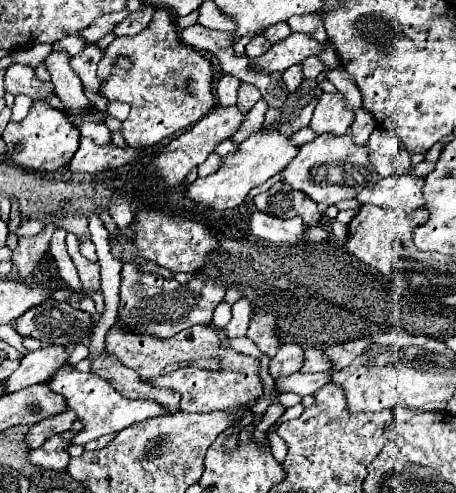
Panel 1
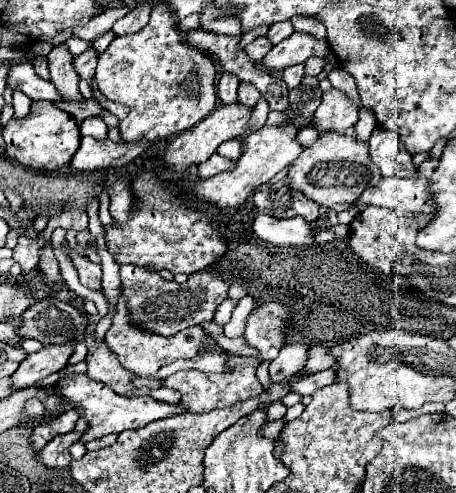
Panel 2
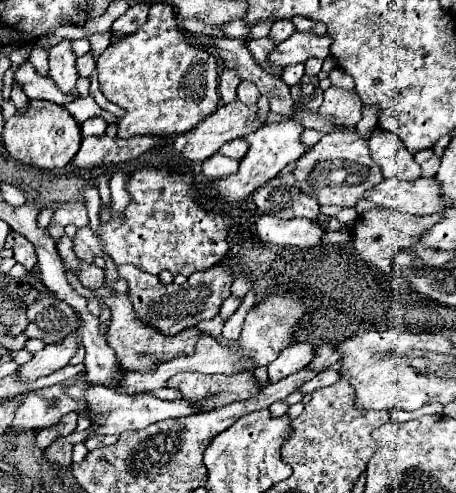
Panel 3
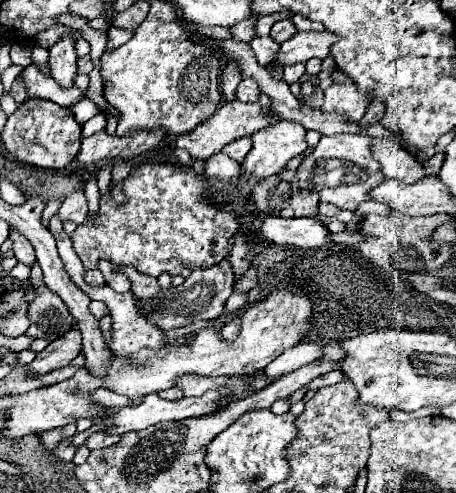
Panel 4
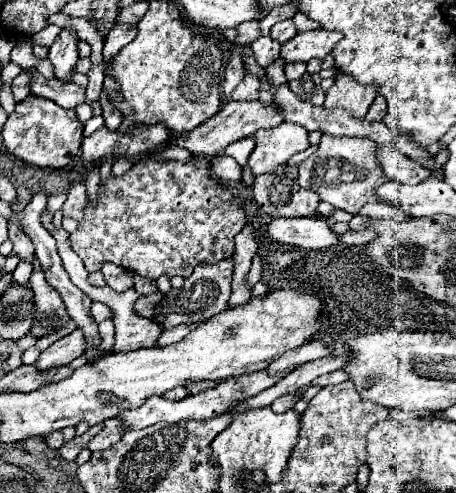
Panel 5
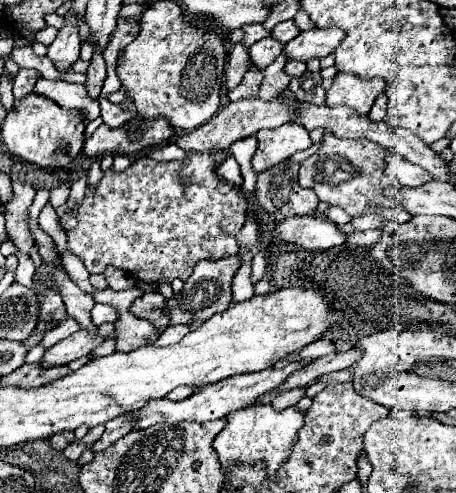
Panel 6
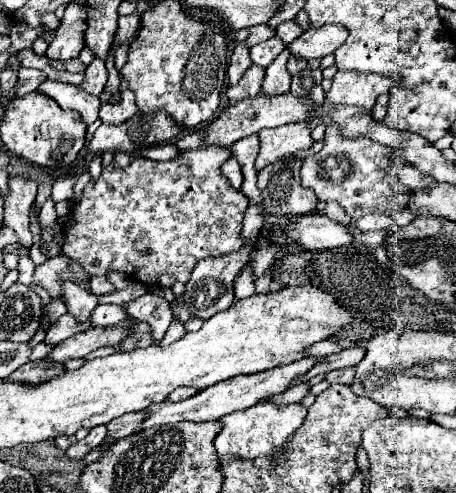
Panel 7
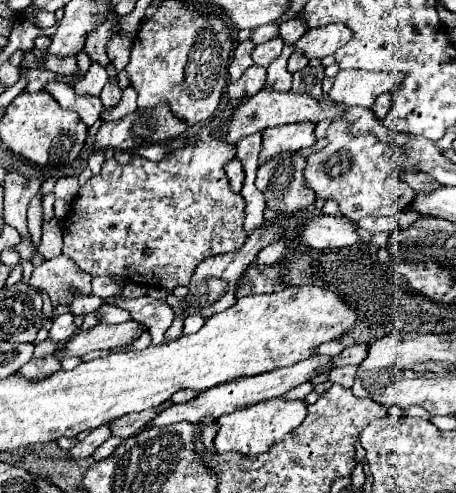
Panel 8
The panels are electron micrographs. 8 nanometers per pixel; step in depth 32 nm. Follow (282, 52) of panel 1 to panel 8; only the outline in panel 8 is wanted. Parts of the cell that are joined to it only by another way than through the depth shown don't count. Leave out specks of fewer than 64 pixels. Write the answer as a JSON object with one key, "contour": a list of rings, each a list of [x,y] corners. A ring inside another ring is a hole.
{"contour":[[[338,22],[322,28],[310,28],[298,42],[294,42],[294,50],[300,50],[306,58],[324,58],[344,46],[350,36],[350,28]]]}

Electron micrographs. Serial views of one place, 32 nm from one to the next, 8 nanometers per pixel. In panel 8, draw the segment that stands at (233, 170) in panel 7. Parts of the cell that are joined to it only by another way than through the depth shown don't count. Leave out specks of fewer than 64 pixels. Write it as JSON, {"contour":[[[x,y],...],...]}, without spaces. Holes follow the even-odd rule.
{"contour":[[[234,158],[232,162],[228,162],[228,164],[224,166],[224,172],[226,172],[228,180],[230,180],[232,190],[234,190],[234,192],[240,192],[242,182],[244,182],[244,170],[242,170],[242,164]]]}

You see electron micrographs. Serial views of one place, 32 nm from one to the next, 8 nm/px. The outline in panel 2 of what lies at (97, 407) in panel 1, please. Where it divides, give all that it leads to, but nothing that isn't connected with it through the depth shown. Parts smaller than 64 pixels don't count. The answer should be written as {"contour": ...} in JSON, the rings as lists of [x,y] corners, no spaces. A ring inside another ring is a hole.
{"contour":[[[86,374],[64,376],[64,380],[58,380],[52,388],[56,388],[64,398],[68,398],[74,404],[74,410],[80,414],[80,418],[86,420],[88,428],[86,428],[84,436],[80,436],[82,444],[86,444],[90,440],[96,440],[100,436],[106,436],[106,434],[120,434],[122,430],[128,430],[128,428],[140,428],[140,426],[144,426],[152,420],[158,420],[158,418],[166,418],[166,416],[186,412],[180,404],[170,406],[170,404],[158,402],[154,398],[126,398],[126,396],[120,396],[112,388],[108,388],[108,384],[100,384],[100,380],[92,380]]]}

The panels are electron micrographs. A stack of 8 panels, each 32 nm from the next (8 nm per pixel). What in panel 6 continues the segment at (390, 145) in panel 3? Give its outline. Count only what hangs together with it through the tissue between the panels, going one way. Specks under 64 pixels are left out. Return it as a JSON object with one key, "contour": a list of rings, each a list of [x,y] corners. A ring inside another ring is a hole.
{"contour":[[[386,150],[384,162],[386,162],[386,174],[394,176],[404,186],[420,186],[432,178],[426,170],[408,162],[404,156],[400,156],[392,150]]]}

